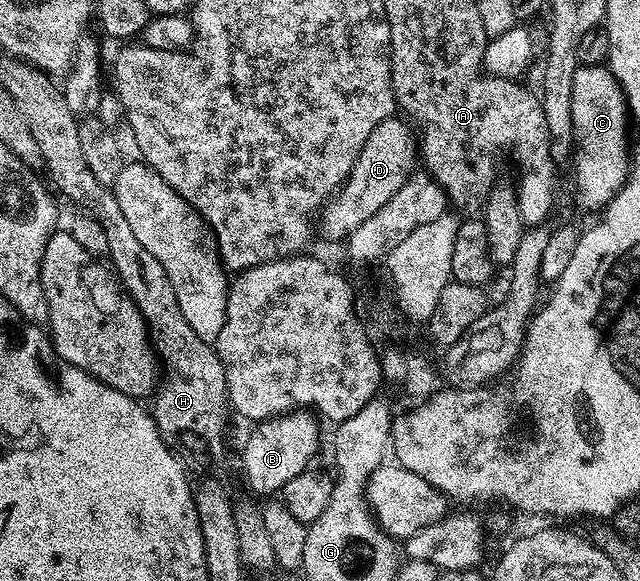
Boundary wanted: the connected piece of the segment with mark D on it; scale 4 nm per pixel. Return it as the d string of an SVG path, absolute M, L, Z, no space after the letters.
M394 115L377 125L359 150L354 167L341 185L338 197L322 210L324 235L331 241L346 240L358 225L373 217L401 189L401 185L410 178L416 159L417 143L412 128L404 118Z

